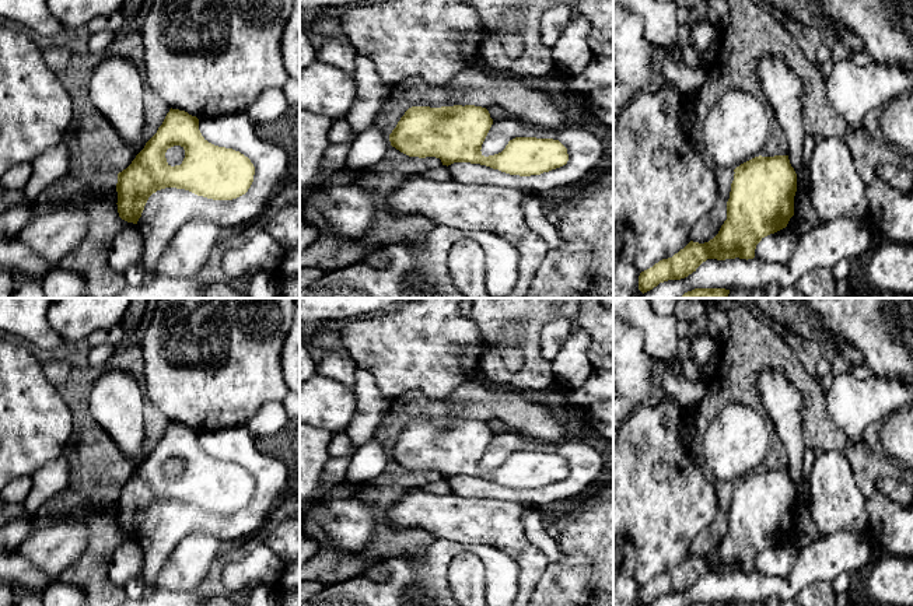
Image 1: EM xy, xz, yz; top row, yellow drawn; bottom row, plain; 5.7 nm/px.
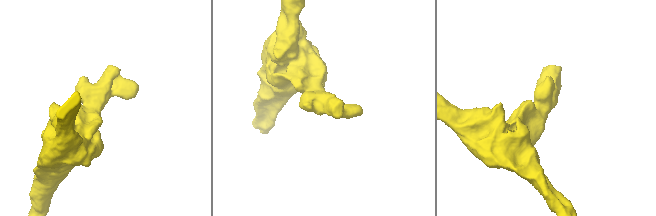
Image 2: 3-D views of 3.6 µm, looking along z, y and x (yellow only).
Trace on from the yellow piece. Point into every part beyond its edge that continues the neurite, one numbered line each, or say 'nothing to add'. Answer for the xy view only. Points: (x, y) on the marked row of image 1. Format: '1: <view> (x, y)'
nothing to add

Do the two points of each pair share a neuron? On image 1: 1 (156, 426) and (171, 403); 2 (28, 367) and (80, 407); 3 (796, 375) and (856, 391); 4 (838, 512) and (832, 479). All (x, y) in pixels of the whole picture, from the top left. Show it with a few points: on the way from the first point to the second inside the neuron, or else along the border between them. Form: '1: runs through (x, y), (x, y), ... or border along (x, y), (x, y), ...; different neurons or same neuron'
1: border along (147, 400), (170, 421); different neurons
2: border along (69, 399), (72, 431); different neurons
3: border along (824, 392), (828, 416), (835, 423); different neurons
4: runs through (838, 504), (832, 487); same neuron

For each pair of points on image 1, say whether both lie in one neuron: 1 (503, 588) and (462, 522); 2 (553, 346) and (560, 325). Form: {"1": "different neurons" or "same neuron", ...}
{"1": "different neurons", "2": "same neuron"}

